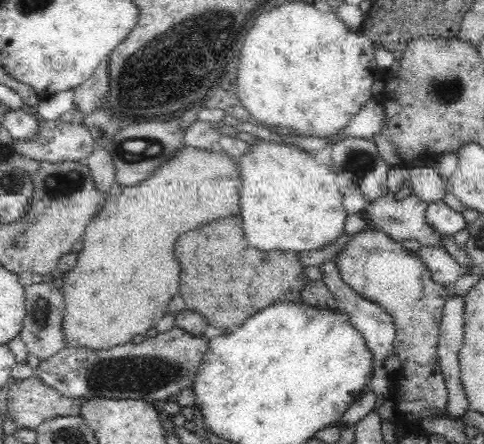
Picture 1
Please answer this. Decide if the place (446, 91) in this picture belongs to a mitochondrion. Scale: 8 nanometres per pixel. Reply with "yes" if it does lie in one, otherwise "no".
yes

